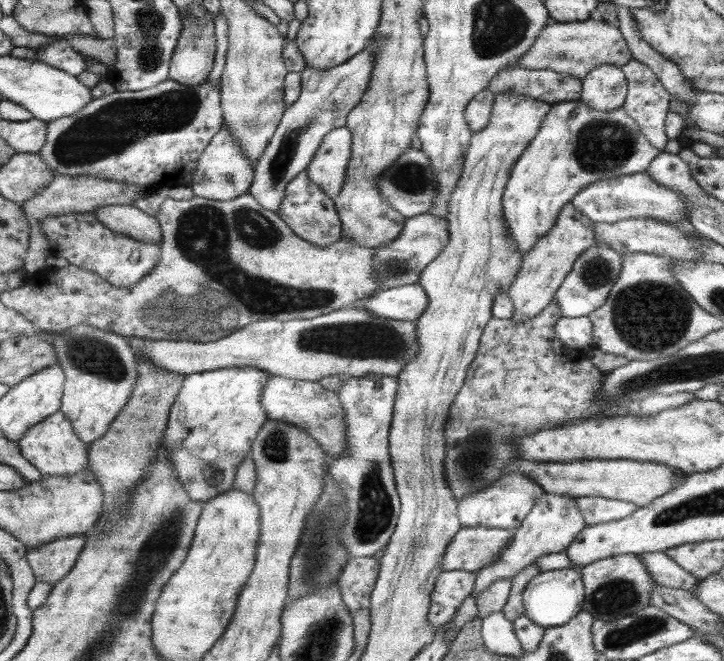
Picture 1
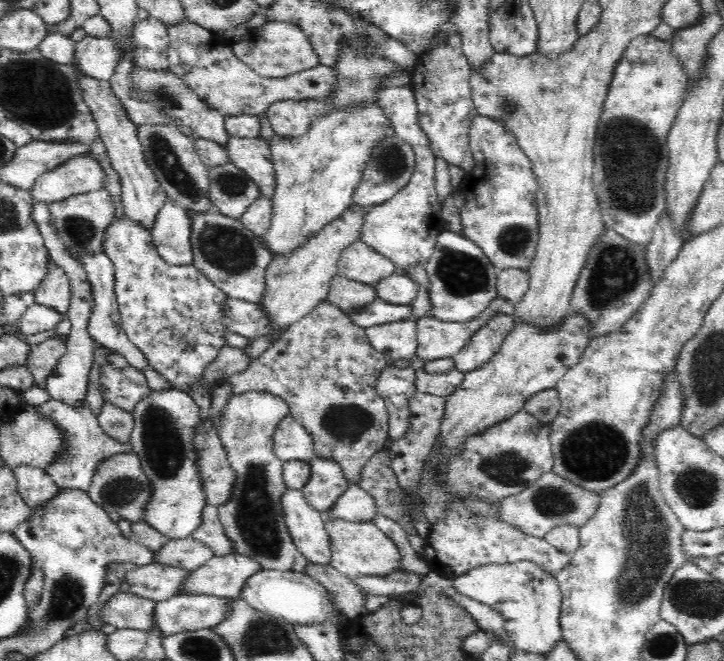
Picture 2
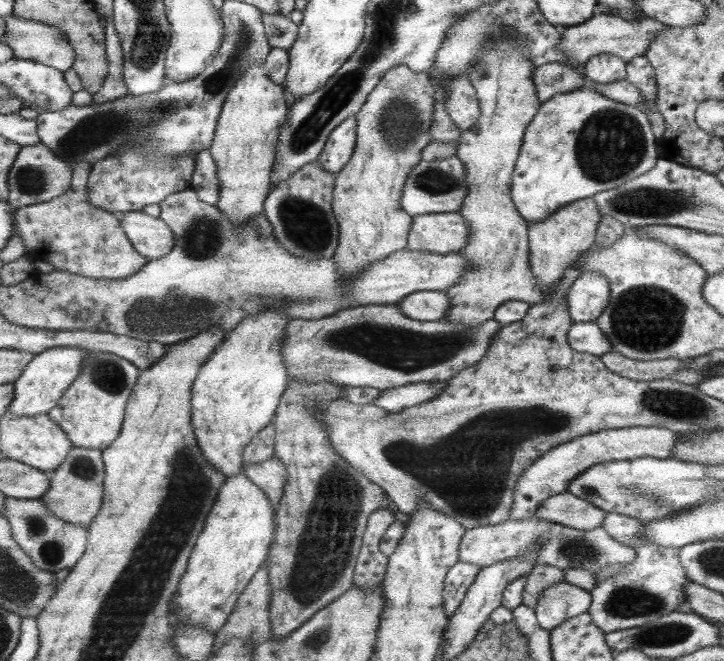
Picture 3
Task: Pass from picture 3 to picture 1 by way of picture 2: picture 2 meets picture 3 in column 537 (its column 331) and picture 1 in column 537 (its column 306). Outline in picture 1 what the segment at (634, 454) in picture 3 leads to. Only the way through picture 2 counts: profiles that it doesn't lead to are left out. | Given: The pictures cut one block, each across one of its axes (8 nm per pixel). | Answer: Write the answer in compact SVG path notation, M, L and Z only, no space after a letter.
M510 472L489 487L476 490L458 501L461 522L464 527L504 528L515 530L528 518L528 514L543 497L544 490L536 480L522 472Z

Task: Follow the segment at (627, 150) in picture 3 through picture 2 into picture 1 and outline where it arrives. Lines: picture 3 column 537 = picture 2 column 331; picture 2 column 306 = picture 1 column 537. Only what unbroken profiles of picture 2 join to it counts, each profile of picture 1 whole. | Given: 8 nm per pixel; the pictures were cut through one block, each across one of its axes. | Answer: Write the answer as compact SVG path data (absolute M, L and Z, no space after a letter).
M581 99L554 103L536 138L529 143L524 154L516 162L512 178L509 179L504 192L503 212L507 220L507 230L517 244L517 250L524 256L533 250L533 246L552 231L565 204L571 203L590 184L599 179L617 178L622 174L645 171L658 154L660 150L653 148L636 121L622 108L603 112Z

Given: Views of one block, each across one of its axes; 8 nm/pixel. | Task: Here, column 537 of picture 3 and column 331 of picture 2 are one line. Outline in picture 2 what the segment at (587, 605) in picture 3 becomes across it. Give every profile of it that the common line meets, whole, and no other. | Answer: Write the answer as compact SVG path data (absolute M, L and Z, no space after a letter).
M260 569L252 574L241 590L241 597L256 610L280 617L288 624L300 626L318 624L332 618L338 610L332 605L326 587L314 580L310 575L301 572Z

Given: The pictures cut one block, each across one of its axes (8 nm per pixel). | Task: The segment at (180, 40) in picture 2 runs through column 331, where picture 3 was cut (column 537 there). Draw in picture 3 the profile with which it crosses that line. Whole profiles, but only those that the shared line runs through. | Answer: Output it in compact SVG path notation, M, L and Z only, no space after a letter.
M547 63L537 67L537 94L543 102L565 92L585 87L587 78L581 71L563 63Z

